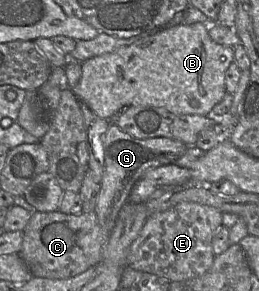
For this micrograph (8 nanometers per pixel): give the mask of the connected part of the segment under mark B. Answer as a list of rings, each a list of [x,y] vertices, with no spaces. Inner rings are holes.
[[[182,23],[175,25],[164,30],[159,31],[158,33],[143,38],[131,45],[121,47],[120,49],[106,53],[103,55],[95,56],[90,59],[87,59],[81,63],[81,78],[79,82],[71,88],[74,95],[85,103],[97,116],[102,119],[111,120],[115,118],[122,110],[135,105],[142,106],[153,106],[157,108],[163,108],[168,112],[173,114],[192,114],[192,115],[212,115],[212,109],[217,105],[227,93],[225,86],[225,73],[234,61],[234,49],[232,46],[226,46],[216,43],[211,39],[208,33],[208,26],[205,23],[193,23],[186,24]]]

